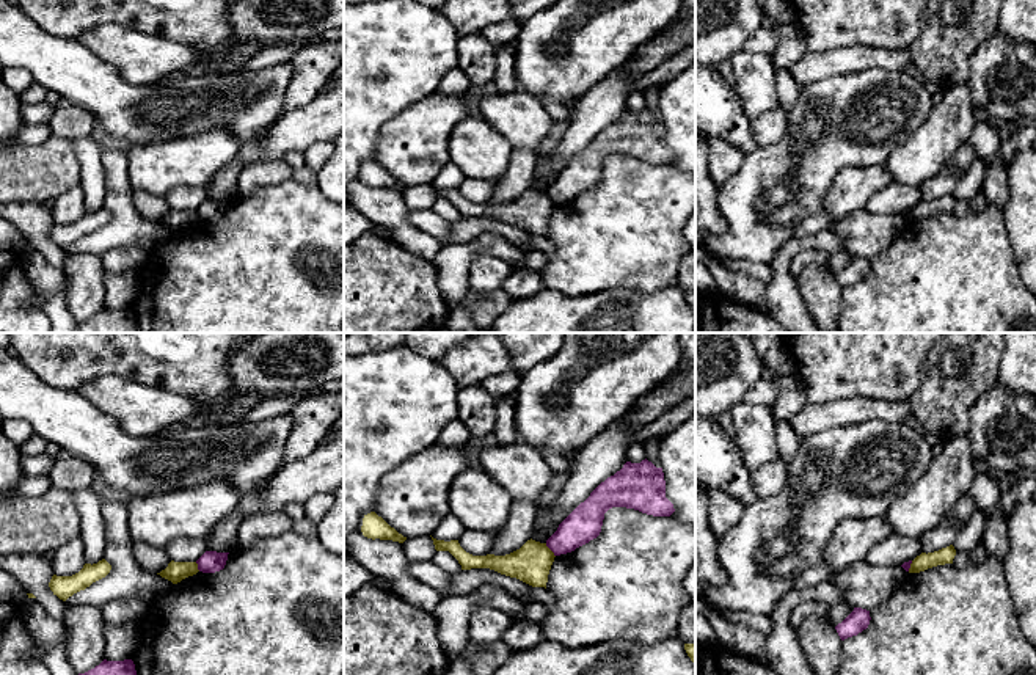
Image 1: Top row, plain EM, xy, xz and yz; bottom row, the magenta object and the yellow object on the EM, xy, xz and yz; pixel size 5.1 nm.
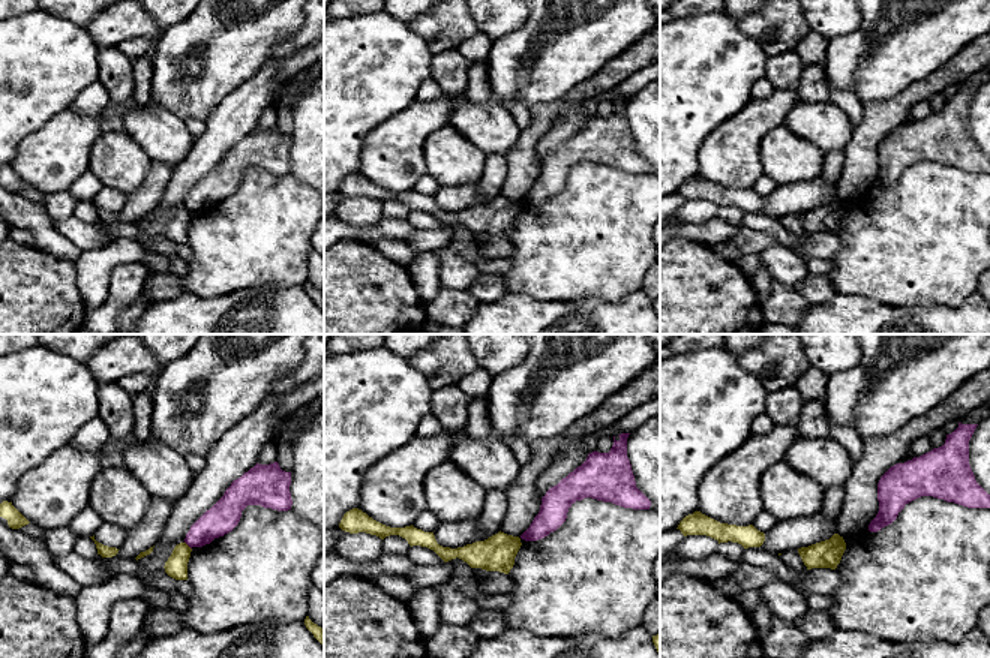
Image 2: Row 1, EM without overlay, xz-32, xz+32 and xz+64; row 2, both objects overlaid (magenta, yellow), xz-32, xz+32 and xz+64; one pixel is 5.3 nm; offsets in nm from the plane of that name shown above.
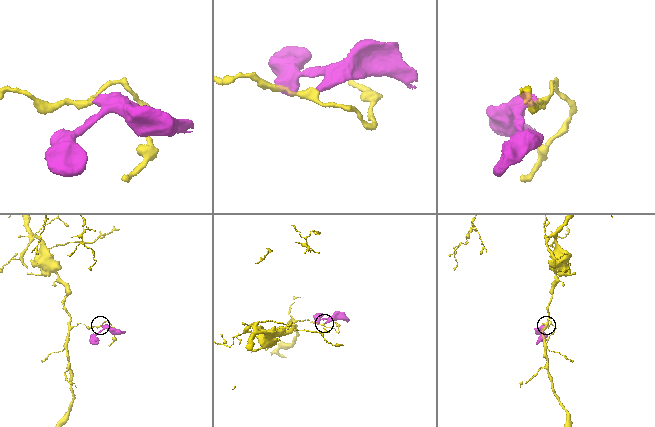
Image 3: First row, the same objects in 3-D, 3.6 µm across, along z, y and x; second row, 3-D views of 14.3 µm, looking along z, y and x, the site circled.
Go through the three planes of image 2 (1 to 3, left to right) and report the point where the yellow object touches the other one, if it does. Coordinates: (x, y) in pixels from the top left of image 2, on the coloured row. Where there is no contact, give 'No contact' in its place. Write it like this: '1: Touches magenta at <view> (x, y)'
1: Touches magenta at xz-32 (188, 544)
2: No contact
3: No contact

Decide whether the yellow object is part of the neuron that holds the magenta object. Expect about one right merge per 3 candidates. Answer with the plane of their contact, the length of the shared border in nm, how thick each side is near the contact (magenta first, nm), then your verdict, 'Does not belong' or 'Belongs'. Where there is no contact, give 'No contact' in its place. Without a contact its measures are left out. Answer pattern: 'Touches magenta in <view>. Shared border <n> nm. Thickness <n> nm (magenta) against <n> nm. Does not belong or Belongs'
Touches magenta in xz. Shared border 90 nm. Thickness 180 nm (magenta) against 200 nm. Does not belong

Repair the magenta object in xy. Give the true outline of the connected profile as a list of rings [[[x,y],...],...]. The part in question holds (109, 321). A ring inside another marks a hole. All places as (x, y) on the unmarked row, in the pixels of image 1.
[[[104,308],[94,317],[78,322],[75,333],[138,333],[138,323],[132,308]]]

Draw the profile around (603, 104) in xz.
[[[628,63],[612,71],[579,97],[573,119],[548,162],[551,173],[559,174],[601,130],[628,110],[626,100],[636,89],[639,75],[629,72],[626,66]]]

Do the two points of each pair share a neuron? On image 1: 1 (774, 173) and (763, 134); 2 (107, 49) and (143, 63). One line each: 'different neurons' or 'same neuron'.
1: different neurons
2: same neuron

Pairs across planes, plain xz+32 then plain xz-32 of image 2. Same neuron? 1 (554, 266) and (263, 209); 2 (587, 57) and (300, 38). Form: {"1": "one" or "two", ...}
{"1": "one", "2": "two"}

